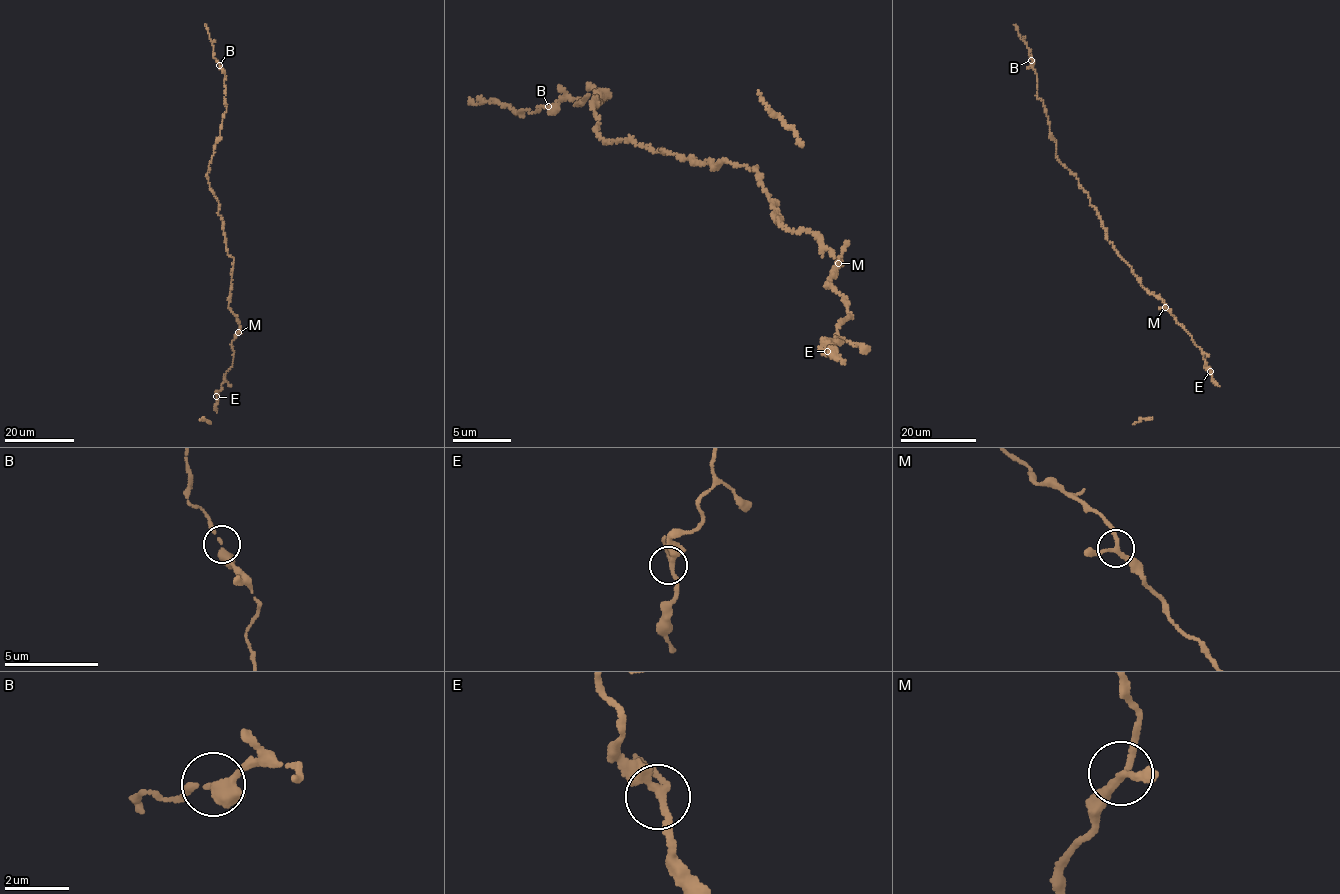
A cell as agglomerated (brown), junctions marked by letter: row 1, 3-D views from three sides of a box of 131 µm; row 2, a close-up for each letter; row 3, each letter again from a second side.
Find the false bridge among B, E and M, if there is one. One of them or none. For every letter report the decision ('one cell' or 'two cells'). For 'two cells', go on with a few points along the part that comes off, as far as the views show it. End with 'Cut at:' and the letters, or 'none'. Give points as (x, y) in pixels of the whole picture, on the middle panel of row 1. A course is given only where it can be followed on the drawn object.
B: one cell
E: one cell
M: one cell
Cut at: none

